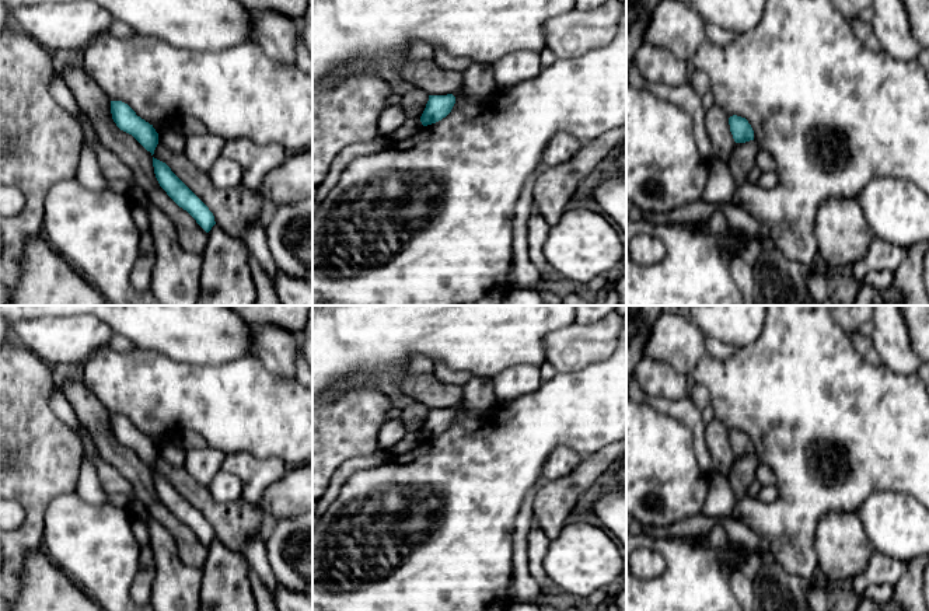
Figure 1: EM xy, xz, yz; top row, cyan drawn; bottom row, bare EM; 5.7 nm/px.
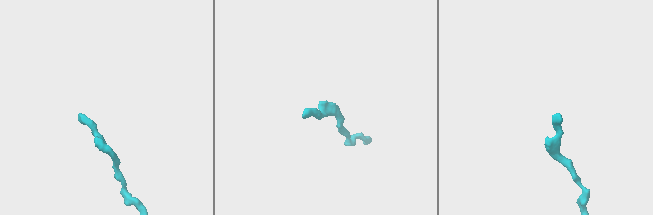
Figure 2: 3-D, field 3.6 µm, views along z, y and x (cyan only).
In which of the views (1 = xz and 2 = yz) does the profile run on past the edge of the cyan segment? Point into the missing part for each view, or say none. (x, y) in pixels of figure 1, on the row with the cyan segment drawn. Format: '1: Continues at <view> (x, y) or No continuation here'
1: No continuation here
2: No continuation here

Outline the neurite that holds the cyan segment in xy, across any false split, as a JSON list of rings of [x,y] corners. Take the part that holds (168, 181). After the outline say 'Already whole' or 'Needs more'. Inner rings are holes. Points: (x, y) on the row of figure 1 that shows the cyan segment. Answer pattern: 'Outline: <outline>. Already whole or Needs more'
Outline: [[[153,157],[153,167],[160,186],[184,210],[186,210],[196,223],[209,233],[216,224],[209,207],[171,171],[171,168]]]. Already whole

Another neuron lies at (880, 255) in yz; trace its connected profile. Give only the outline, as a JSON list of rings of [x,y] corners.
[[[874,237],[866,255],[848,270],[848,275],[853,282],[859,283],[863,282],[866,275],[872,270],[886,270],[893,273],[904,262],[905,256],[905,248]]]

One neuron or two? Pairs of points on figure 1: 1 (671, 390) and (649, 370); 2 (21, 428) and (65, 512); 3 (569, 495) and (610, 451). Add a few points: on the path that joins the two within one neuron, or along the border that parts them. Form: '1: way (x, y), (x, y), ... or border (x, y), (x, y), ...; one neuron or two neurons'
1: way (666, 384), (655, 376); one neuron
2: border (73, 491), (58, 495), (48, 505), (42, 526); two neurons
3: way (577, 484), (599, 463); one neuron

